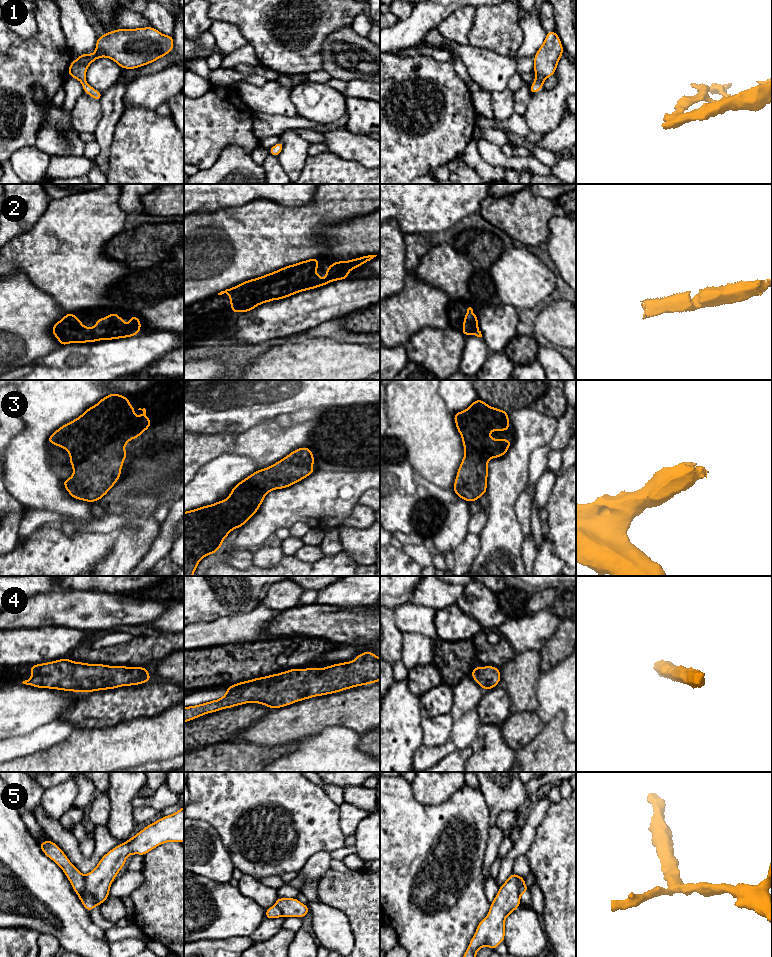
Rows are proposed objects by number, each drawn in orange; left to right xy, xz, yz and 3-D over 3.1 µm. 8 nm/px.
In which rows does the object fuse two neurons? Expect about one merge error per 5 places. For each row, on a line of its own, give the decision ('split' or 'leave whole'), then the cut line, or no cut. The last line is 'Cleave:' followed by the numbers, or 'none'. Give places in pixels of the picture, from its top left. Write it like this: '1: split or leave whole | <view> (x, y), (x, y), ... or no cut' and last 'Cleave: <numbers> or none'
1: leave whole | no cut
2: leave whole | no cut
3: split | xy (122, 447), (80, 466), (94, 477), (91, 501)
4: leave whole | no cut
5: split | xy (84, 875), (84, 888), (77, 894)
Cleave: 3, 5

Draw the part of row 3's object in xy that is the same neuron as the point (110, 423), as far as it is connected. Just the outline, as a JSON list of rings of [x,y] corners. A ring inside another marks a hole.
[[[110,393],[85,410],[82,415],[64,424],[49,436],[48,443],[62,447],[70,454],[69,462],[73,467],[73,475],[63,480],[62,484],[71,497],[92,503],[93,496],[89,493],[89,487],[95,477],[81,472],[80,466],[85,465],[94,456],[107,454],[114,447],[124,448],[131,439],[137,439],[152,426],[150,417],[146,416],[146,409],[139,408],[138,410],[142,410],[143,414],[136,417],[135,408],[129,403],[127,396]]]

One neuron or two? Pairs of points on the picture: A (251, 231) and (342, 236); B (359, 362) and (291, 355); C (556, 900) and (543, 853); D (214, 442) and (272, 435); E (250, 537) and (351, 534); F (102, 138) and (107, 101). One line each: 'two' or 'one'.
A: two
B: one
C: one
D: one
E: two
F: one

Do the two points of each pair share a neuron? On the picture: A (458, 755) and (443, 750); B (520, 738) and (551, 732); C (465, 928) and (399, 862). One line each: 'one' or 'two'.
A: two
B: two
C: one

